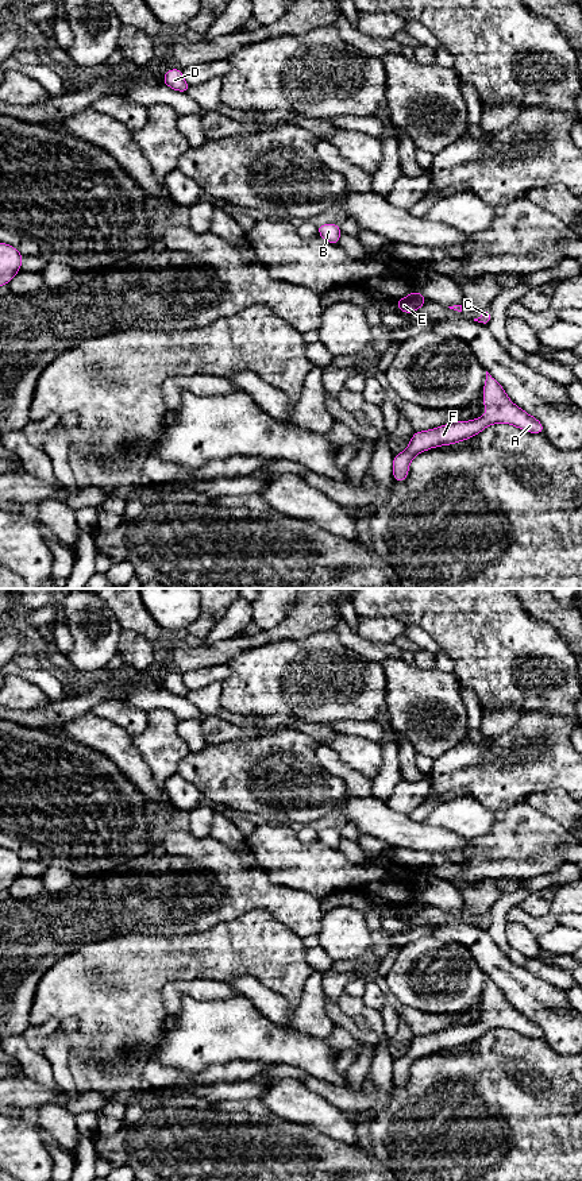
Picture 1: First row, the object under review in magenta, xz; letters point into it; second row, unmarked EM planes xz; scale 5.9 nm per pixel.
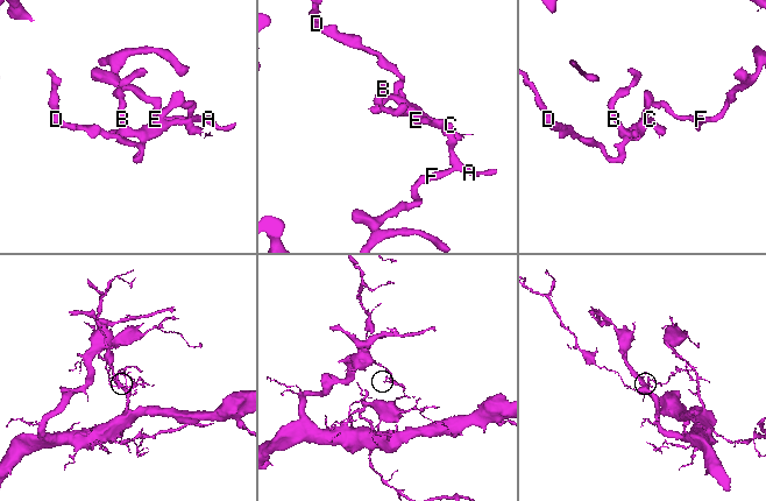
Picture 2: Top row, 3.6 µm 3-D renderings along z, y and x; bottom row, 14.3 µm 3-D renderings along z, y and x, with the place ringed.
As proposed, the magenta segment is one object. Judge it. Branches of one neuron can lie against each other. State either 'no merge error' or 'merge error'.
merge error

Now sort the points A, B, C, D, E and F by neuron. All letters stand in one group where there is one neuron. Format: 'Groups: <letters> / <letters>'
Groups: A F / B C D E

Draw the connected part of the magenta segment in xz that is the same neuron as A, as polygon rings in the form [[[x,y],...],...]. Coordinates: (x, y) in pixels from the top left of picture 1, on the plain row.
[[[487,976],[483,991],[483,1011],[487,1016],[479,1023],[451,1026],[431,1035],[415,1037],[405,1055],[393,1062],[394,1087],[404,1087],[406,1084],[409,1069],[416,1060],[435,1051],[467,1045],[497,1027],[510,1028],[529,1038],[544,1038],[543,1028],[516,1011],[502,991]]]

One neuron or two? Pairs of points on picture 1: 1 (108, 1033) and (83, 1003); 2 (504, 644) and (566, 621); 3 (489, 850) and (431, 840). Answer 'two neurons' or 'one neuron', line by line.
1: one neuron
2: two neurons
3: two neurons

